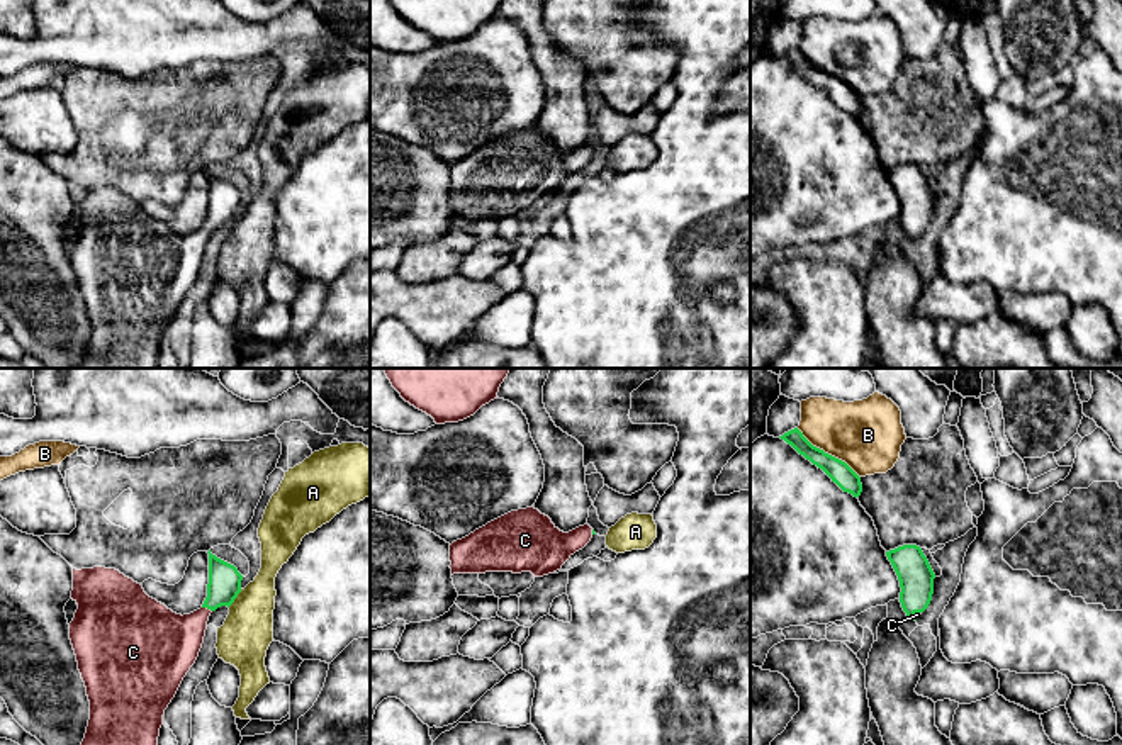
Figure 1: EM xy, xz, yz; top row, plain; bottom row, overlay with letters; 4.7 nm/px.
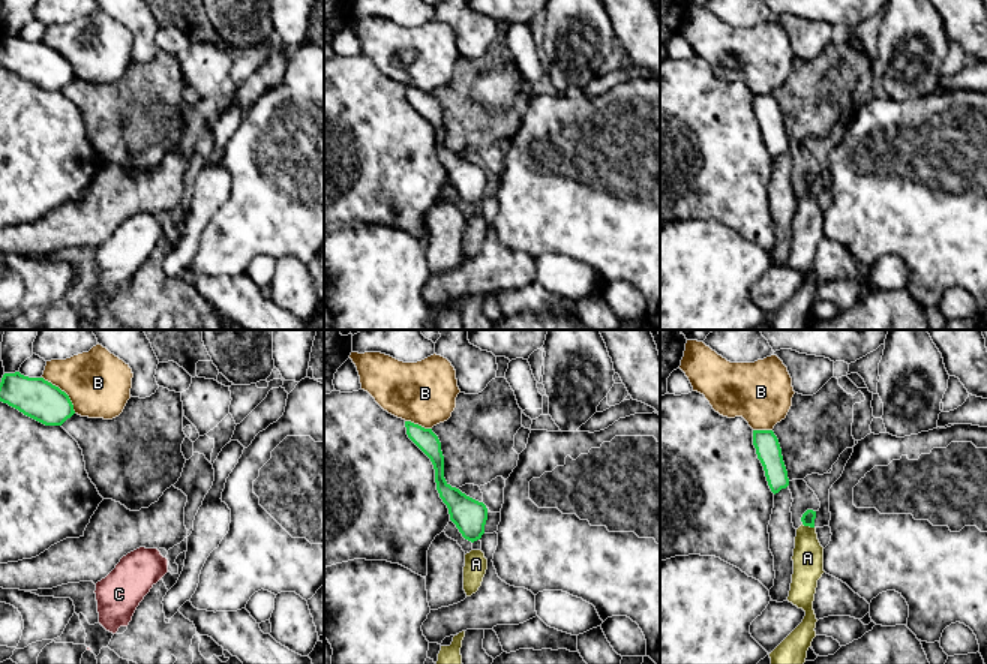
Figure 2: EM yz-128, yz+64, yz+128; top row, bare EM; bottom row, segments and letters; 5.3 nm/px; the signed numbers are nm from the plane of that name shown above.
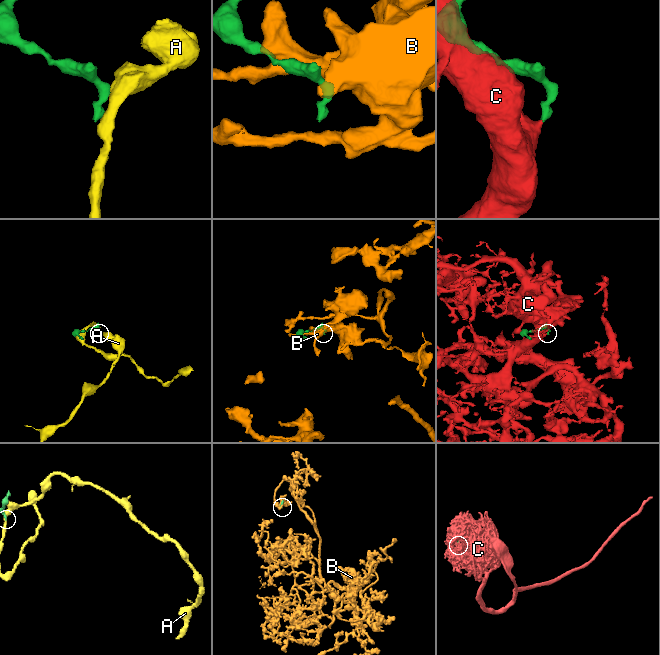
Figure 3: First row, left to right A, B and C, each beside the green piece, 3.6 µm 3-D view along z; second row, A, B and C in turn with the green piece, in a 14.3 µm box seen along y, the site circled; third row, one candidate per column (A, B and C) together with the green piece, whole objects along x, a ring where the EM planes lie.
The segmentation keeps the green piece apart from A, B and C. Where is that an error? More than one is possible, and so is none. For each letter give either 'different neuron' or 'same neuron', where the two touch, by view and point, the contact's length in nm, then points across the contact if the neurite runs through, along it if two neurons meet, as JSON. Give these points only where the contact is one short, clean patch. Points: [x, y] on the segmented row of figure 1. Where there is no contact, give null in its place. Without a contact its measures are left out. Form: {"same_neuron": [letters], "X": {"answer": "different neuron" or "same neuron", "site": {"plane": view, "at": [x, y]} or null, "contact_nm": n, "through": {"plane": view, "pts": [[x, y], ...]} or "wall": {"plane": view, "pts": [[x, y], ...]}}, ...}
{"same_neuron": ["C"], "A": {"answer": "different neuron", "site": {"plane": "xy", "at": [236, 596]}, "contact_nm": 110, "wall": {"plane": "xy", "pts": [[241, 589], [228, 606]]}}, "B": {"answer": "different neuron", "site": {"plane": "yz", "at": [827, 453]}, "contact_nm": 380}, "C": {"answer": "same neuron", "site": {"plane": "xy", "at": [207, 608]}, "contact_nm": 50, "through": {"plane": "xy", "pts": [[224, 581], [223, 589], [207, 608], [168, 644]]}}}

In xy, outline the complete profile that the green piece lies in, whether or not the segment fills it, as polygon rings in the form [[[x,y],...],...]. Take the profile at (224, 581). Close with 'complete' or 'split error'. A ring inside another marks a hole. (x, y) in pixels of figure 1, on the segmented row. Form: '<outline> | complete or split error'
[[[209,553],[207,597],[200,609],[177,614],[149,597],[143,585],[115,569],[73,569],[71,599],[78,604],[70,640],[90,701],[81,745],[158,745],[163,714],[195,664],[212,611],[231,606],[241,592],[238,569]]] | split error

